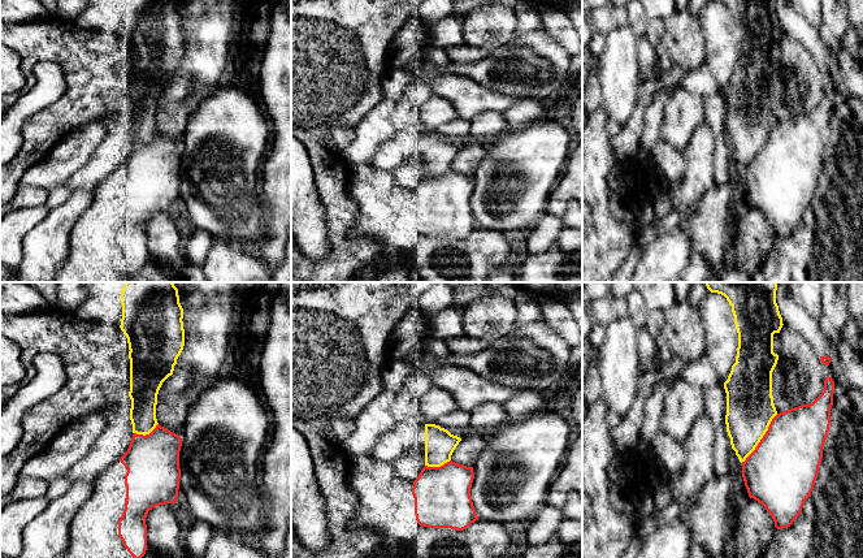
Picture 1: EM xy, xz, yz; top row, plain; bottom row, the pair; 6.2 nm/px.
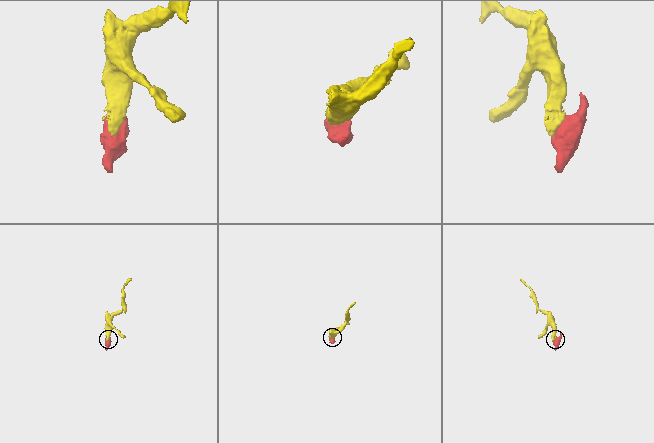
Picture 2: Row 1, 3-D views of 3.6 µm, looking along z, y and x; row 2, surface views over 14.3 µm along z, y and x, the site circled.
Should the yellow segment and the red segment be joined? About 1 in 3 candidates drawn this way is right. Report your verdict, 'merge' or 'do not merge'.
do not merge

